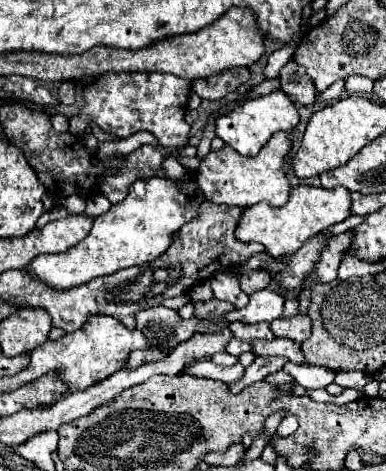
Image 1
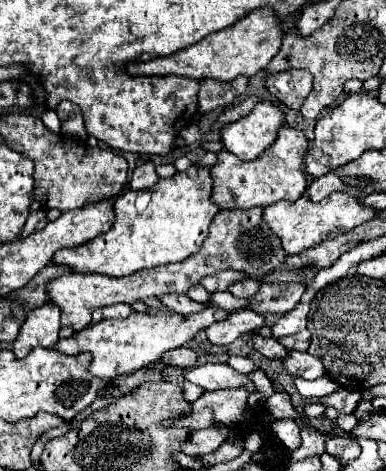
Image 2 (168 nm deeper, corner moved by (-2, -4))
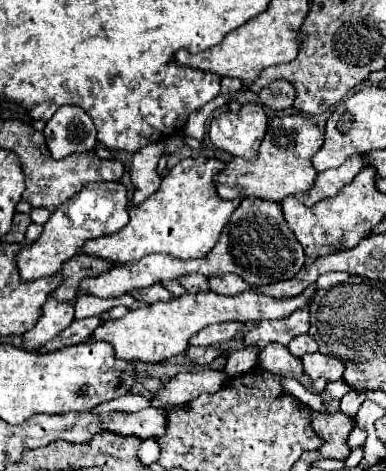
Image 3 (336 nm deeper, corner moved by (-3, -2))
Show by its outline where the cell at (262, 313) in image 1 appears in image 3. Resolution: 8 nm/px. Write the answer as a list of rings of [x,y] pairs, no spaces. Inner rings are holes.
[[[223,322],[223,324],[211,324],[199,330],[189,338],[189,346],[213,346],[231,340],[239,330],[243,330],[239,322]]]

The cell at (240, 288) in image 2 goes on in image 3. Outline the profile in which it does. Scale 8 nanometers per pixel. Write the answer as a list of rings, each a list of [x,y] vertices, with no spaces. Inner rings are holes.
[[[221,274],[209,278],[209,290],[223,296],[235,296],[237,292],[243,292],[247,288],[249,286],[245,286],[245,282],[241,282],[241,278],[237,278],[235,274]]]

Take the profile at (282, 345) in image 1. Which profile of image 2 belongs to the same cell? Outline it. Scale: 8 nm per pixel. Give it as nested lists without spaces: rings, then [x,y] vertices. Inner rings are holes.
[[[298,350],[288,352],[288,356],[282,358],[282,364],[290,376],[302,376],[306,380],[314,380],[326,374],[322,360],[308,352],[298,352]]]

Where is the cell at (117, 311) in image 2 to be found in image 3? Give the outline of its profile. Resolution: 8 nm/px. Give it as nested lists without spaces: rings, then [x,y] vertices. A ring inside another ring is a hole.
[[[99,316],[93,318],[85,318],[85,320],[75,320],[71,326],[67,326],[57,338],[53,338],[51,342],[47,342],[45,346],[41,346],[37,352],[53,352],[57,348],[63,346],[71,346],[71,344],[81,344],[85,340],[89,340],[89,332],[93,332],[99,326]]]

